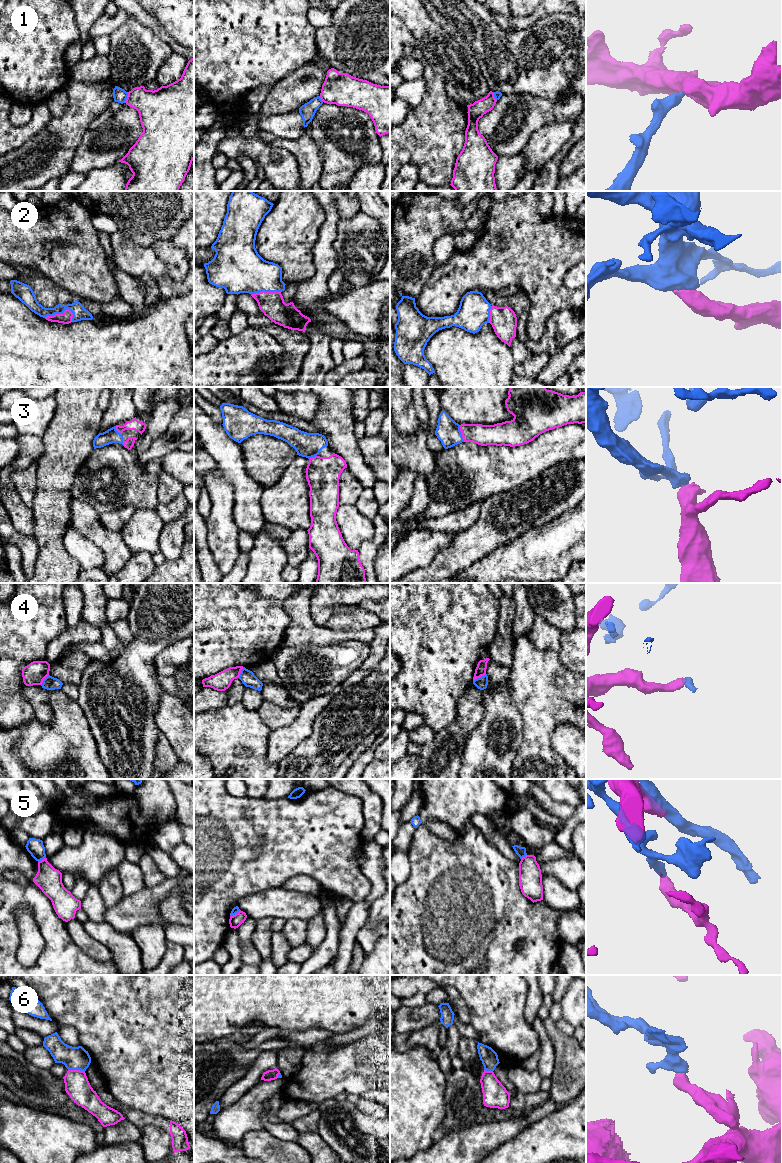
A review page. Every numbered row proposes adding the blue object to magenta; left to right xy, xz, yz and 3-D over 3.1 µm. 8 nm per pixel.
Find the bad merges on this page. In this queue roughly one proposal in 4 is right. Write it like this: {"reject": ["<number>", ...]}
{"reject": ["1", "4", "5", "6"]}

